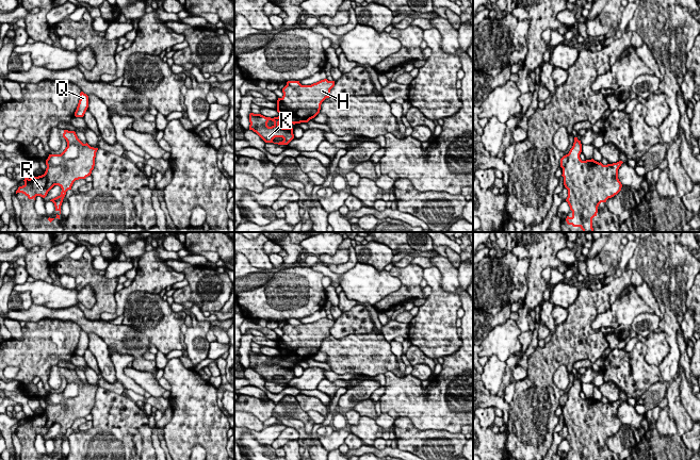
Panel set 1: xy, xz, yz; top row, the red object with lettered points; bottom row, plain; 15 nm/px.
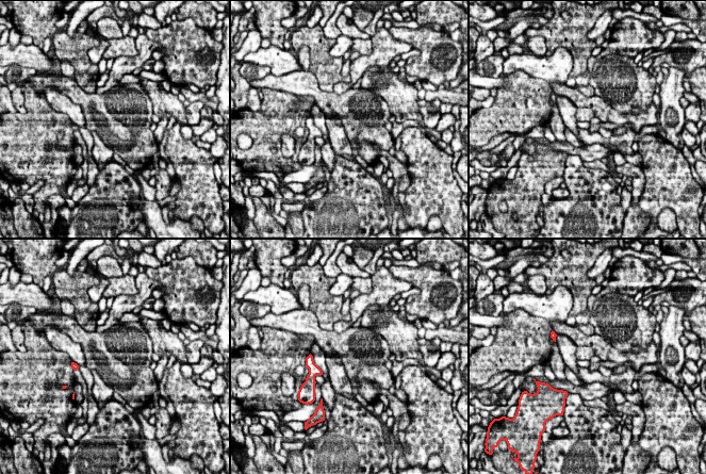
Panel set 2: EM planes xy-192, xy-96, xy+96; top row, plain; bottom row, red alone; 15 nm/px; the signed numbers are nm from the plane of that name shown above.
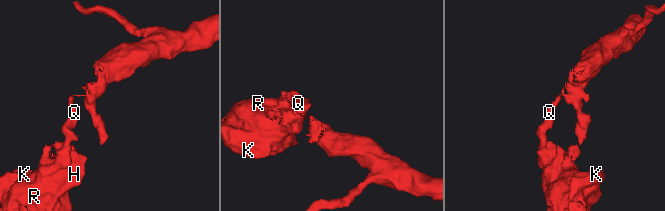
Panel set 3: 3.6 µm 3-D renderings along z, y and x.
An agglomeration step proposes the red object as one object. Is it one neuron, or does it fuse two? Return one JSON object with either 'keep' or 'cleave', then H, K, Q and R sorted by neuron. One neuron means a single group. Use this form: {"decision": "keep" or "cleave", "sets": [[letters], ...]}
{"decision": "cleave", "sets": [["H", "K", "R"], ["Q"]]}

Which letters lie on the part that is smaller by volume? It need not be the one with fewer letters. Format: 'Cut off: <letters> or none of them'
Cut off: H, K, R

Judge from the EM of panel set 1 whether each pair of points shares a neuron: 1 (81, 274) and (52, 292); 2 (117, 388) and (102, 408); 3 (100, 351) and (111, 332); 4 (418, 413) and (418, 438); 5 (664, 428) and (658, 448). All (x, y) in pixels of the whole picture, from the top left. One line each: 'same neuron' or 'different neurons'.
1: different neurons
2: different neurons
3: different neurons
4: different neurons
5: different neurons

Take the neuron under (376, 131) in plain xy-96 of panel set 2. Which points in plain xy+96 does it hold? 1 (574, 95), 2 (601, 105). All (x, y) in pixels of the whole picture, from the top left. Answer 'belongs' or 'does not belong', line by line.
1: belongs
2: belongs

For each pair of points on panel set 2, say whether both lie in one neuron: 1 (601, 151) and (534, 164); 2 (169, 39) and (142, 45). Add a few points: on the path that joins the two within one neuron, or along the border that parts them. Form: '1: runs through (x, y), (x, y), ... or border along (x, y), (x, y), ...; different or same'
1: border along (545, 144), (568, 154); different
2: border along (144, 33), (161, 46); different

